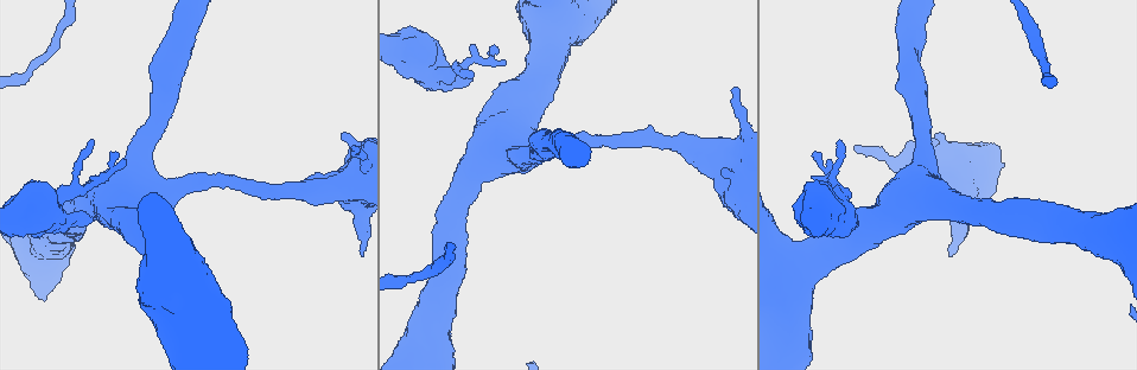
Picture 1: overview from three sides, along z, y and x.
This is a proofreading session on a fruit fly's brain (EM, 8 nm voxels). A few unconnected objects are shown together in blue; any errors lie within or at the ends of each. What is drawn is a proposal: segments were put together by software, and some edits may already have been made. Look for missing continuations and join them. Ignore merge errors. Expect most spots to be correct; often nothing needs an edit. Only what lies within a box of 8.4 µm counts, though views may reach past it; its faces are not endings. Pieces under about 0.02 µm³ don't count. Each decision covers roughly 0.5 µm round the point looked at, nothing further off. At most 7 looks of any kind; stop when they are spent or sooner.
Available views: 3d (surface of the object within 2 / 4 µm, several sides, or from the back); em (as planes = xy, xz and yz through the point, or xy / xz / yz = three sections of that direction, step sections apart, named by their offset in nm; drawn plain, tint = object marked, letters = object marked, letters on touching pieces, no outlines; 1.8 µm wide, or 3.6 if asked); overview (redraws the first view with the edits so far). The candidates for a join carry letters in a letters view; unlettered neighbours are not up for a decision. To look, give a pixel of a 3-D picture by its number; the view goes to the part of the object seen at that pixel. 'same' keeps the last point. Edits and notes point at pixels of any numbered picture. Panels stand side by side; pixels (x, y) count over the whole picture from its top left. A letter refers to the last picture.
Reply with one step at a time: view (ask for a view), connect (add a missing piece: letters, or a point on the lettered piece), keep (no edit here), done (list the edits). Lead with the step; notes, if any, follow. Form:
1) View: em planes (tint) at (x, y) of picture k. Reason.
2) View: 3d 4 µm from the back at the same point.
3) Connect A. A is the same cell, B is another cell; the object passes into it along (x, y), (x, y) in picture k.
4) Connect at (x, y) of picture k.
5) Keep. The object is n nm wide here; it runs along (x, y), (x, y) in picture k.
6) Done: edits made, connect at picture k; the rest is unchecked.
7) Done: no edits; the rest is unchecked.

View: em planes (letters) at (856, 148) of picture 1. Branch stops here.

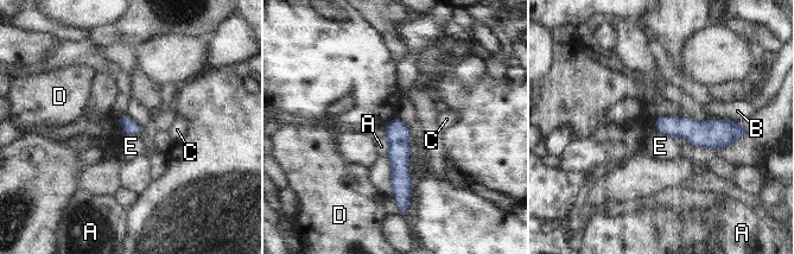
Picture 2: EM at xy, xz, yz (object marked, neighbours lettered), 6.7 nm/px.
Keep. The longest contact is with E, 190 nm; A, B, C, D and E are other cells; a border runs along (687, 143), (713, 150) in picture 2; no lettered piece goes on from it.

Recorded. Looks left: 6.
View: em 3.6 µm xy step 8 (letters) at (86, 221) of picture 1. An open end.

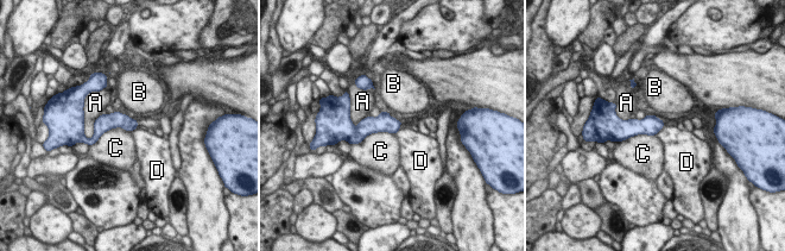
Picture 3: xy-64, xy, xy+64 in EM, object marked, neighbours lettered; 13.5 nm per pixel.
View: em 3.6 µm planes (letters) at the same point. Cut it another way.

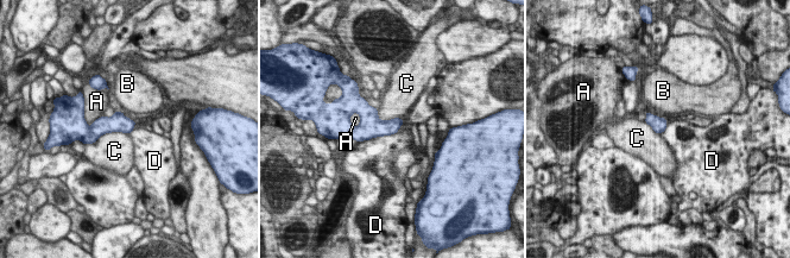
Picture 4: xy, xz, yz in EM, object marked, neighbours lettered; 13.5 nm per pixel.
Keep. The longest contact is with D, 600 nm; A, B, C and D are other cells; none of them fits.

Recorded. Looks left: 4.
View: 3d 2 µm at (93, 142) of picture 1. Thin end.

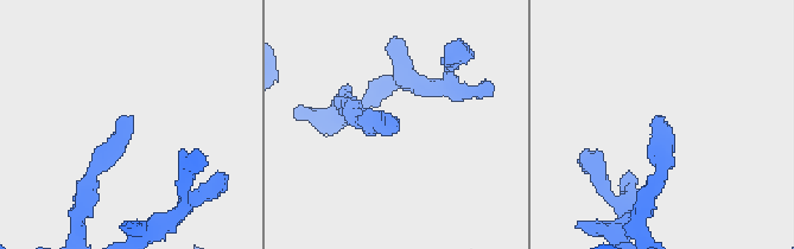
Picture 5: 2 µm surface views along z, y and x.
View: em xy step 8 (letters) at (395, 122) of picture 5.

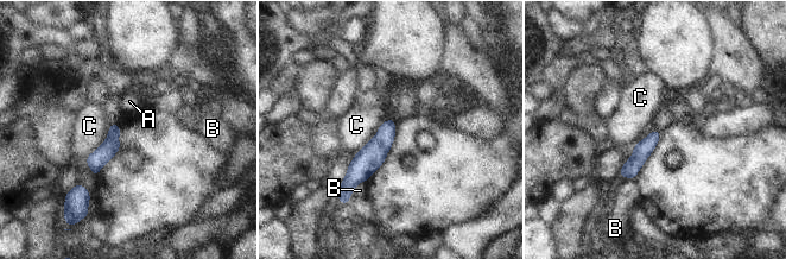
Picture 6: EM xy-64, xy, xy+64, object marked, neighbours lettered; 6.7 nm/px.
View: em planes (letters) at the same point.

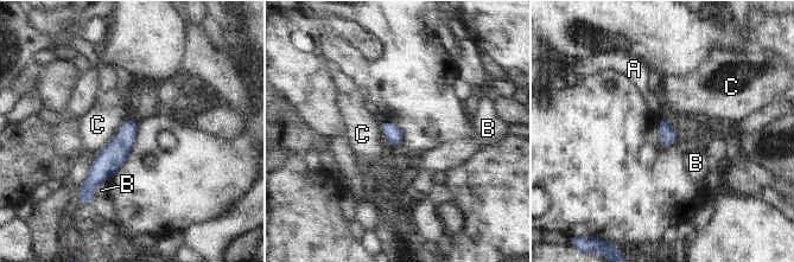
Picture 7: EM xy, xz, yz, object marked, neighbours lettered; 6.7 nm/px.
Keep. The longest contact is with B, 160 nm; A, B and C are other cells; no lettered piece goes on from it.

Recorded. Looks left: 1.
Done: no edits; the rest is unchecked.

